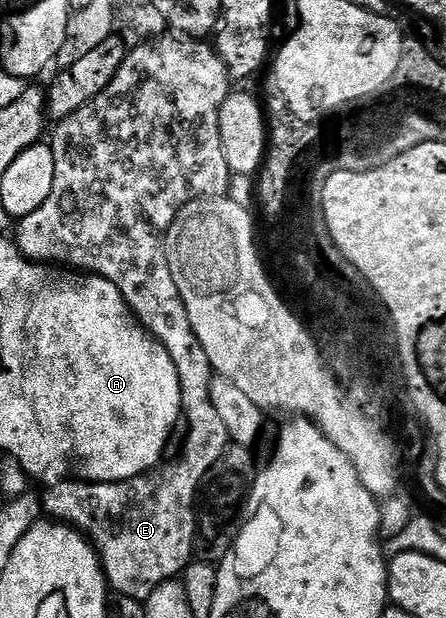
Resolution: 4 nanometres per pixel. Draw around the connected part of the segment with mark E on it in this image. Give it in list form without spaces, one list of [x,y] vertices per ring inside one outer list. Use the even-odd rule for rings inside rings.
[[[163,34],[150,41],[152,41],[151,44],[138,44],[135,48],[133,45],[127,51],[126,61],[120,66],[120,70],[114,75],[110,85],[92,102],[88,102],[80,110],[76,110],[76,114],[72,114],[55,127],[58,129],[54,132],[54,140],[52,139],[55,154],[55,182],[52,184],[52,192],[48,198],[44,199],[44,204],[39,209],[19,219],[16,224],[16,228],[18,226],[16,243],[19,252],[26,259],[35,262],[49,262],[54,266],[69,266],[71,269],[81,270],[86,274],[102,276],[117,286],[122,297],[126,299],[126,303],[130,305],[130,310],[134,313],[137,323],[141,324],[154,339],[161,342],[164,350],[168,350],[168,354],[176,366],[176,374],[180,378],[182,416],[187,432],[186,441],[183,442],[182,449],[179,450],[175,460],[167,459],[158,467],[151,468],[149,472],[140,474],[131,480],[120,480],[117,484],[83,482],[77,478],[61,480],[59,484],[49,485],[45,489],[46,496],[44,492],[41,497],[42,507],[47,517],[68,524],[71,528],[77,528],[93,544],[94,551],[98,553],[98,558],[102,562],[102,570],[106,573],[107,585],[114,592],[123,592],[128,594],[128,598],[136,598],[143,602],[148,599],[152,589],[160,586],[165,580],[181,577],[182,571],[185,570],[195,555],[194,529],[196,527],[198,487],[204,474],[208,474],[208,470],[212,470],[216,458],[220,458],[220,454],[224,454],[228,447],[222,440],[224,421],[220,418],[220,414],[216,414],[216,406],[212,406],[212,382],[216,373],[214,367],[208,362],[208,354],[204,354],[204,346],[200,346],[200,338],[196,338],[196,334],[192,330],[192,322],[188,322],[188,310],[184,310],[184,302],[176,290],[176,282],[172,282],[172,270],[166,261],[164,237],[166,231],[172,226],[176,214],[184,205],[193,200],[203,200],[205,196],[226,196],[229,193],[230,180],[232,181],[228,158],[224,158],[224,146],[220,138],[220,118],[218,117],[222,103],[232,91],[232,77],[226,68],[226,63],[218,57],[218,51],[202,38],[181,34]]]

